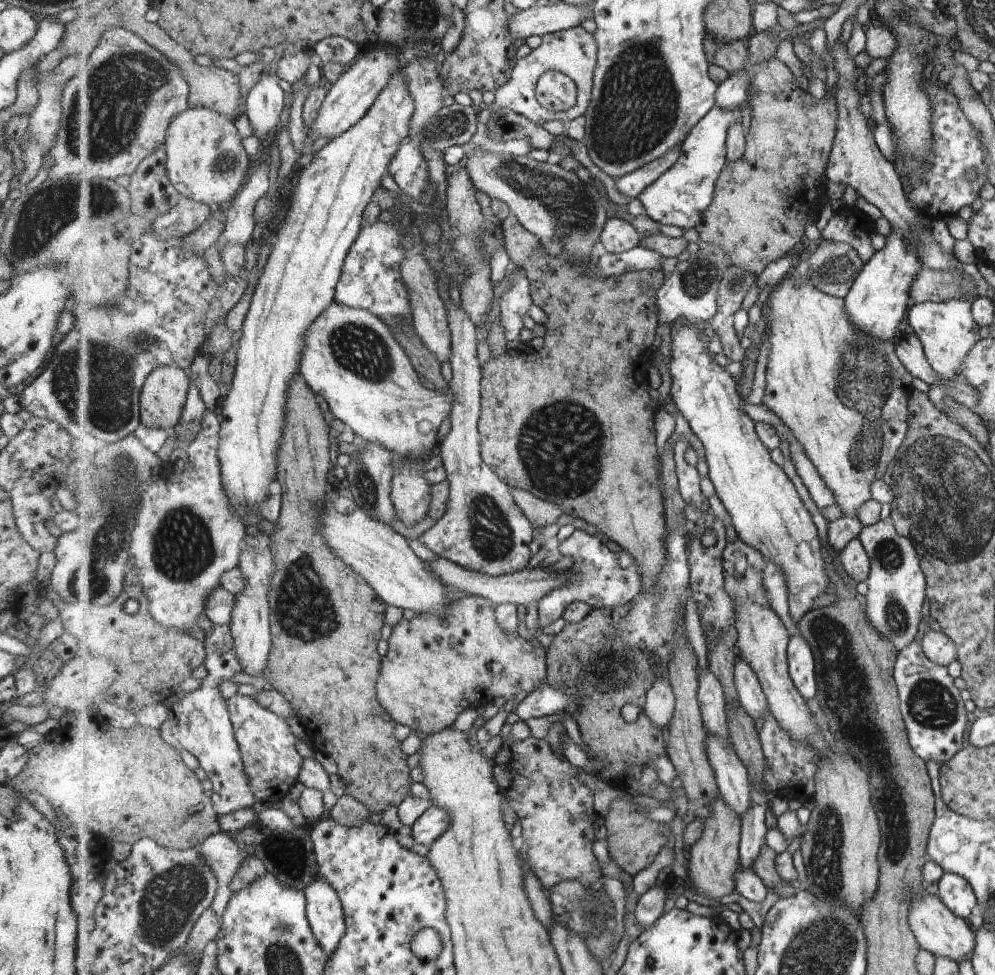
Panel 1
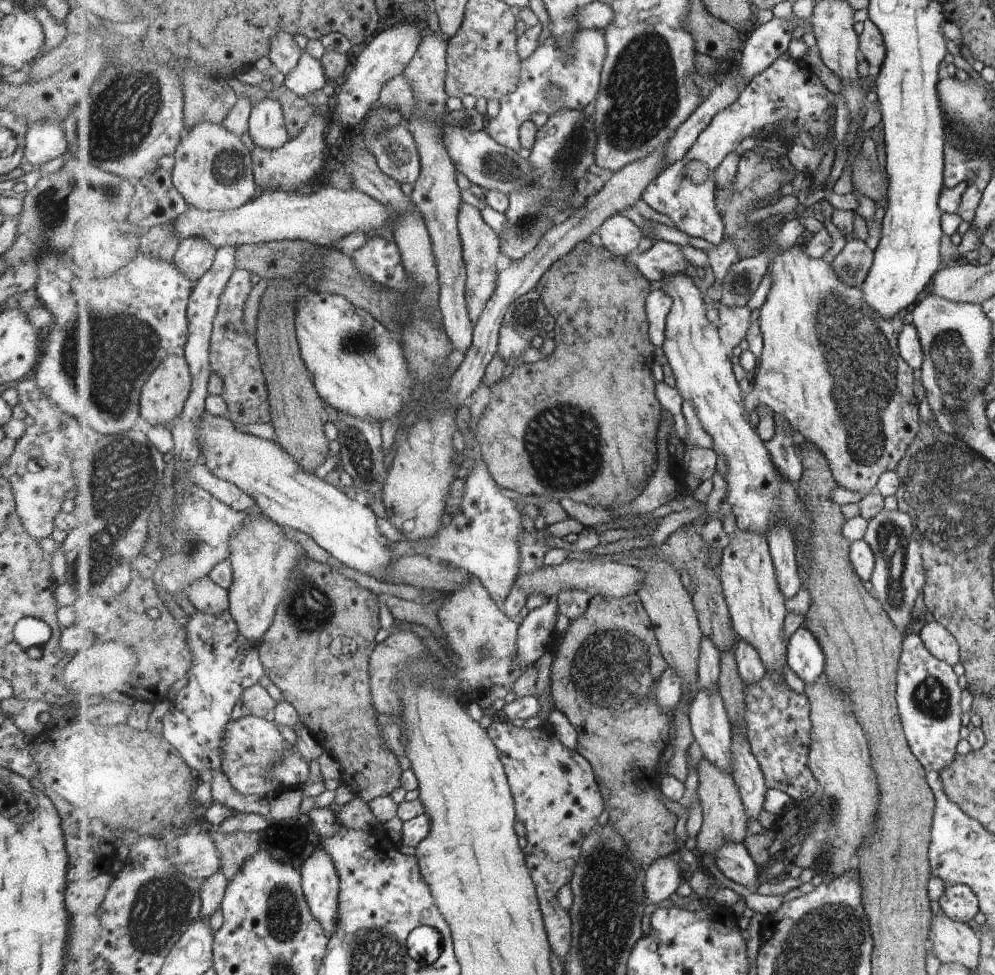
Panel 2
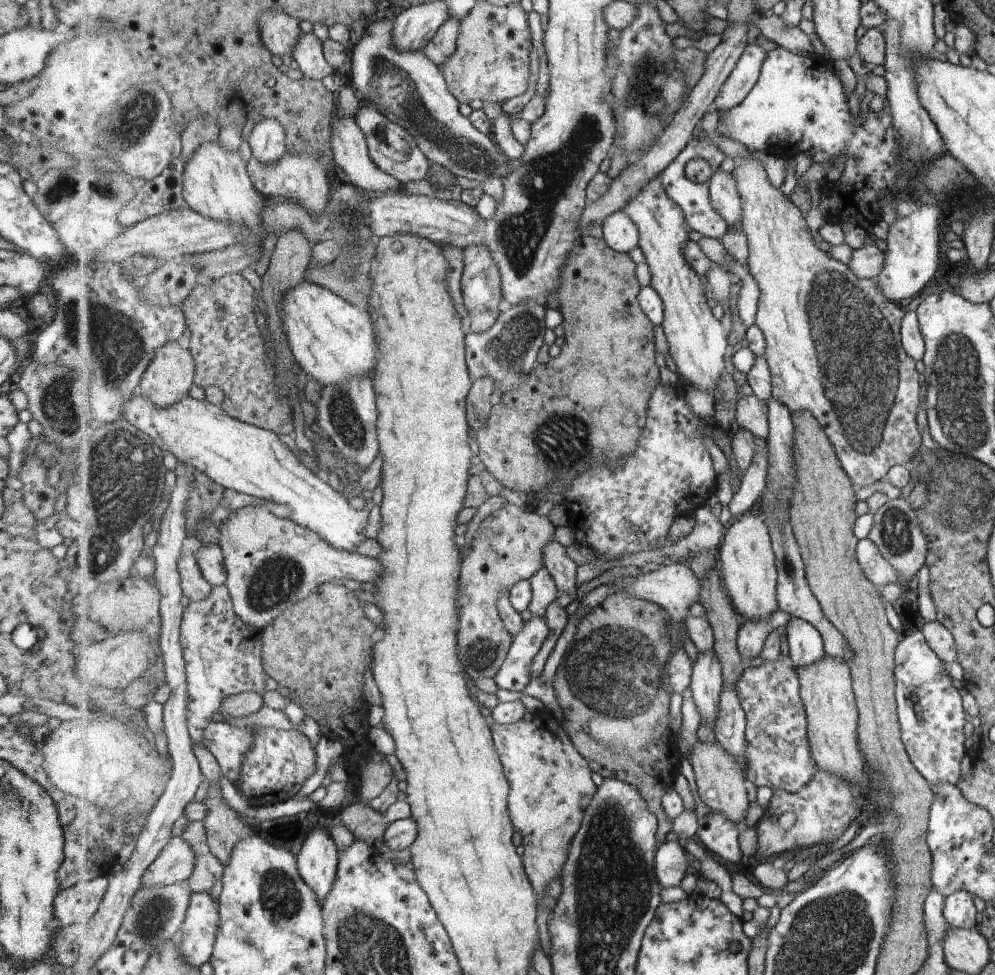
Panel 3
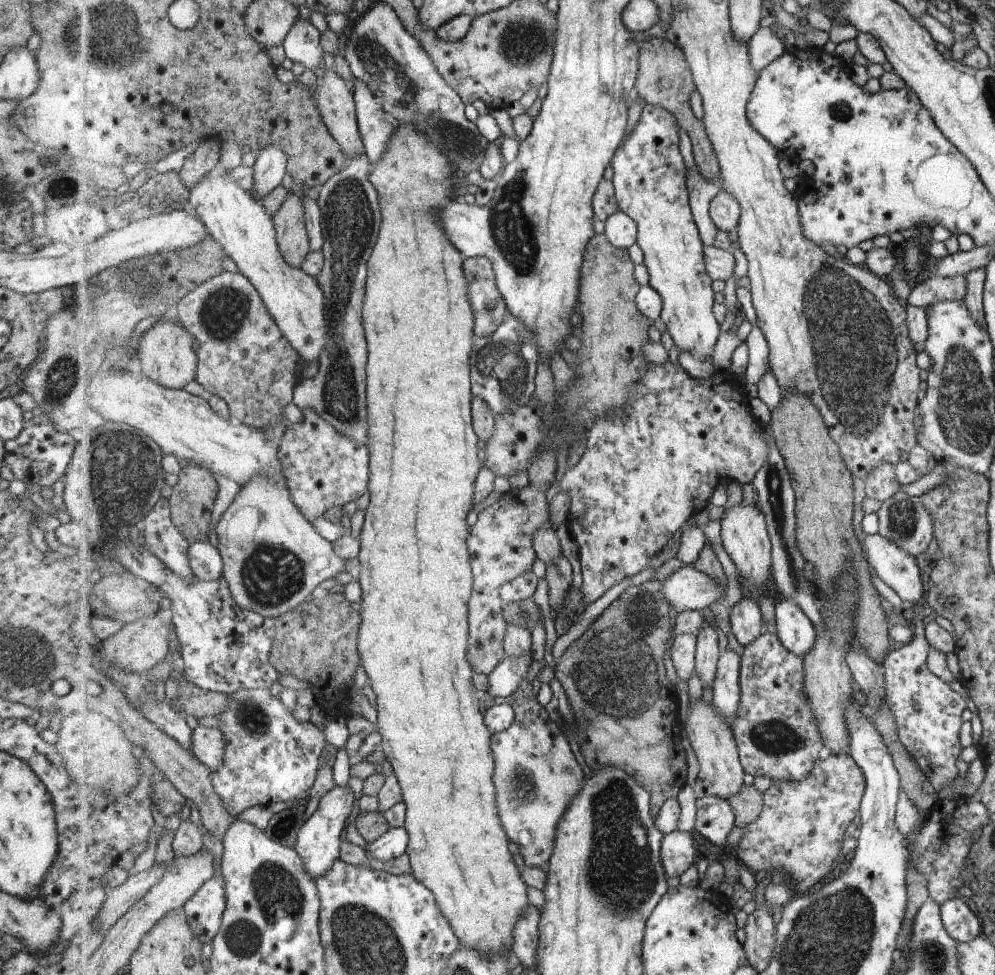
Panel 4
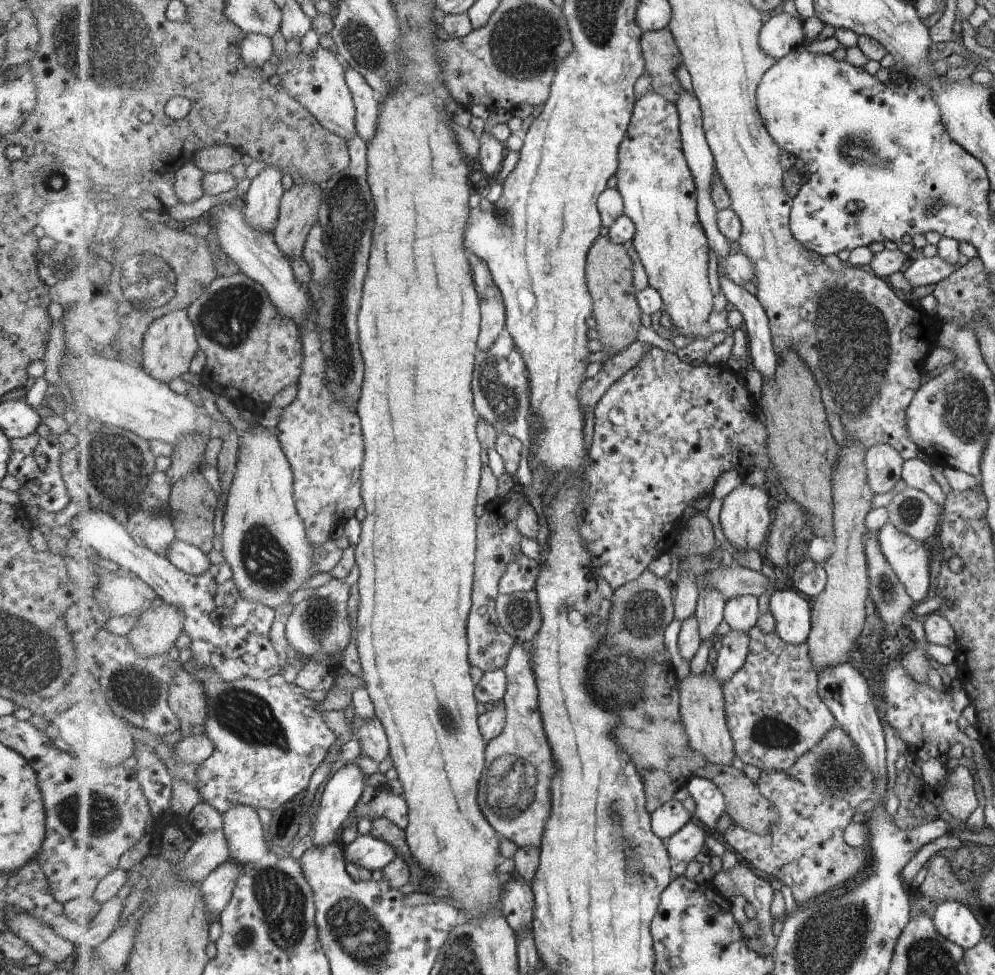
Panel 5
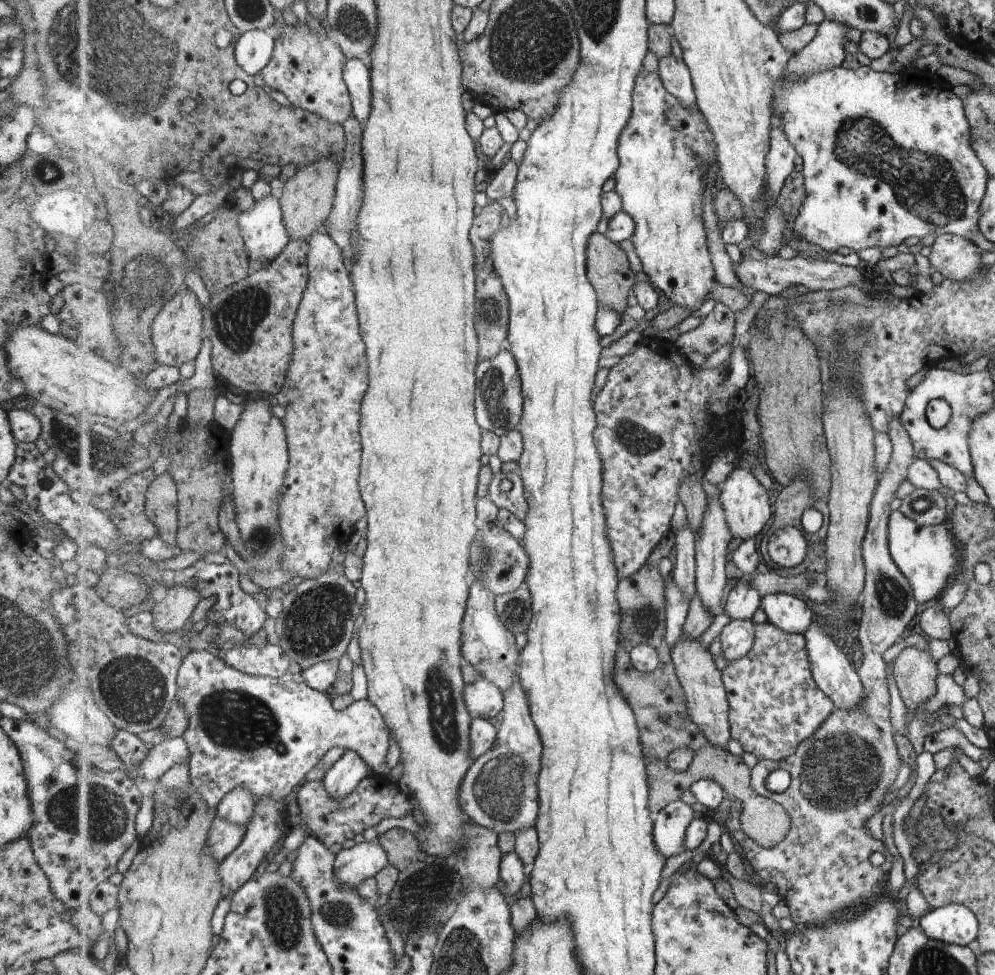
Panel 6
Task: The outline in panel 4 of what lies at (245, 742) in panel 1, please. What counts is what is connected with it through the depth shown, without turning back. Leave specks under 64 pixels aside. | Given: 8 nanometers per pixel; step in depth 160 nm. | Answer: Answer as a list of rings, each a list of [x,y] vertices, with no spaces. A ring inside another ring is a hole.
[[[197,726],[192,734],[192,752],[212,771],[216,771],[224,761],[226,740],[219,727]]]

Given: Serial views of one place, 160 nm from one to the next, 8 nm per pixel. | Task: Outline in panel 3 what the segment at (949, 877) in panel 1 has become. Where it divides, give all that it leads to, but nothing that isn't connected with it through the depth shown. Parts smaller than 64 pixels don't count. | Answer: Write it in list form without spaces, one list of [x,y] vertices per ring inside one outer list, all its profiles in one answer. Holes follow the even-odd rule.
[[[957,891],[946,896],[942,915],[949,928],[974,929],[979,924],[979,908],[975,908],[975,896],[970,892]]]

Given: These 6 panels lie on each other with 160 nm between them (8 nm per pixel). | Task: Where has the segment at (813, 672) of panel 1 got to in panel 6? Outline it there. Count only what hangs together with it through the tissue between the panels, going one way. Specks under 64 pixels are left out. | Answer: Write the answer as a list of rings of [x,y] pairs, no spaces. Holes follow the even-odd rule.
[[[771,593],[762,597],[761,606],[765,616],[767,617],[767,622],[773,623],[780,629],[783,629],[788,633],[803,633],[817,621],[817,617],[811,612],[809,604],[801,598],[796,598],[795,593]]]

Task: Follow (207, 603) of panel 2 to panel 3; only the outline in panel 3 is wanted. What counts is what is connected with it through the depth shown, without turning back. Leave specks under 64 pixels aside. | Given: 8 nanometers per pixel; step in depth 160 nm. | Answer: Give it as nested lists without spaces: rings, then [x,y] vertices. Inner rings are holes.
[[[187,550],[183,551],[178,567],[184,596],[190,602],[205,600],[211,594],[214,586],[211,586],[202,575],[196,553]]]

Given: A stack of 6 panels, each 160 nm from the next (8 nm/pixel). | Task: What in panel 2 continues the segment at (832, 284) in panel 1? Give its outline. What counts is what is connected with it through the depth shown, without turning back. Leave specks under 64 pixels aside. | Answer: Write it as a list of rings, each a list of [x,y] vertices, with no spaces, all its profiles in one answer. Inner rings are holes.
[[[848,239],[832,265],[847,284],[862,287],[875,262],[875,251],[863,240]]]

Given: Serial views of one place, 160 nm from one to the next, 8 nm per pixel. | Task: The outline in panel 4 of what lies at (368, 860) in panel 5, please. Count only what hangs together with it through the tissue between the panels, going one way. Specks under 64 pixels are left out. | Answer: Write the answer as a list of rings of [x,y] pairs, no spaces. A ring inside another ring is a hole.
[[[406,827],[389,829],[383,836],[369,843],[366,849],[377,863],[386,863],[407,853],[410,838]]]

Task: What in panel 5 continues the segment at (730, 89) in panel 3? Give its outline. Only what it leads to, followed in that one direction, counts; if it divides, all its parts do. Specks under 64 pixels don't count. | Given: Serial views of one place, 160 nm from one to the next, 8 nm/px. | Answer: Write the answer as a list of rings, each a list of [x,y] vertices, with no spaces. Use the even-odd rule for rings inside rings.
[[[778,13],[762,26],[760,44],[768,55],[777,60],[797,50],[807,42],[804,19],[798,15]]]

